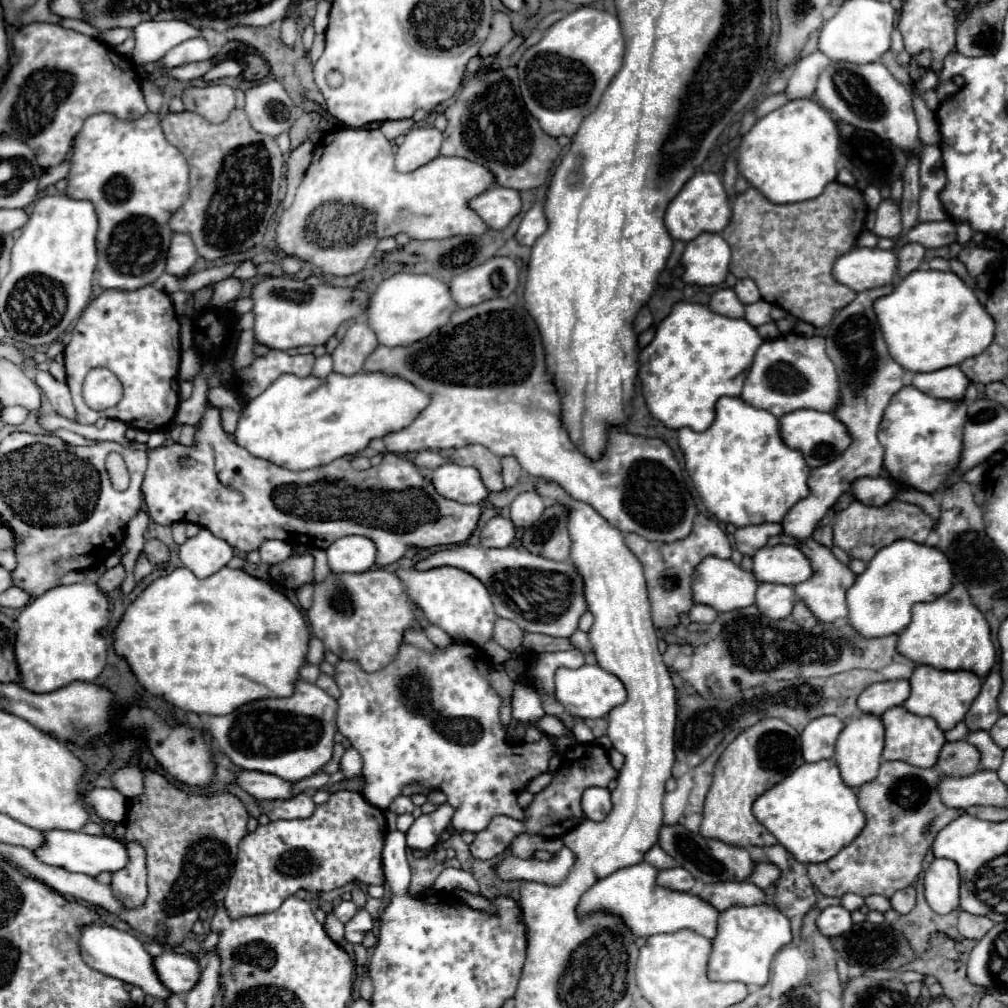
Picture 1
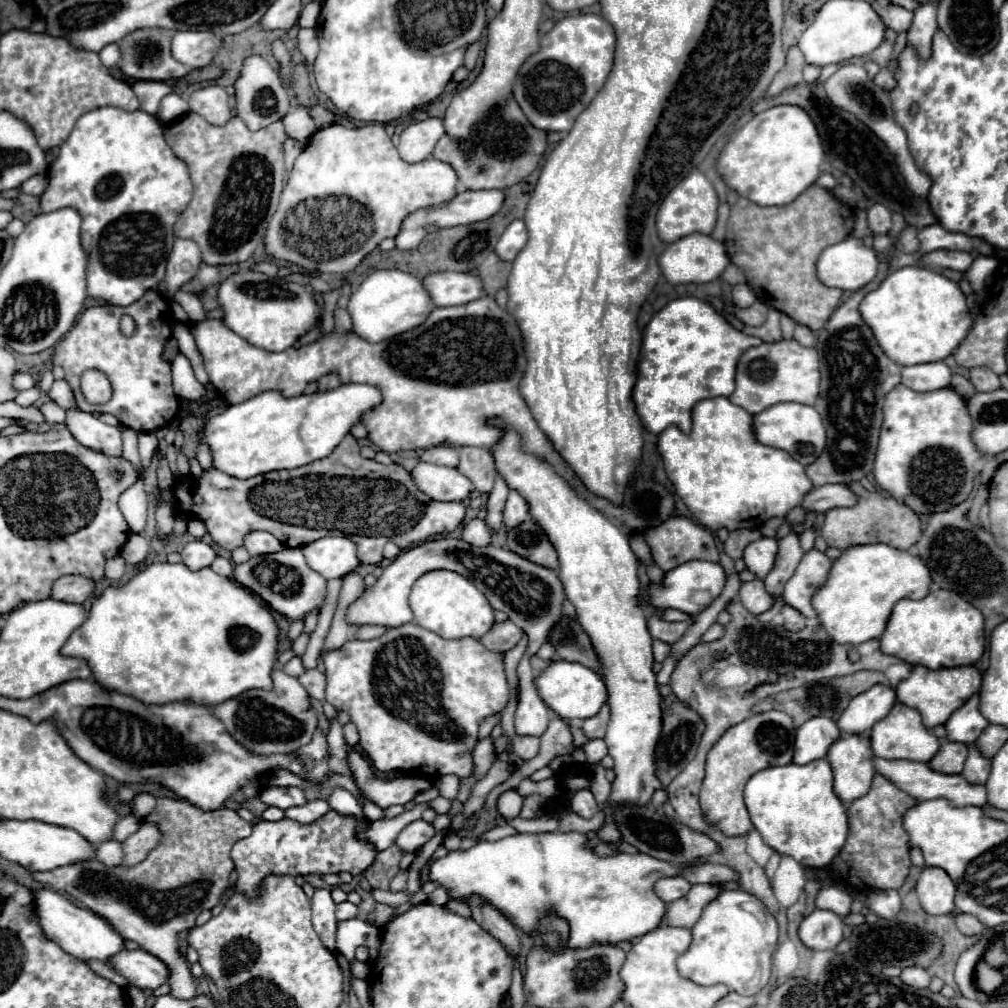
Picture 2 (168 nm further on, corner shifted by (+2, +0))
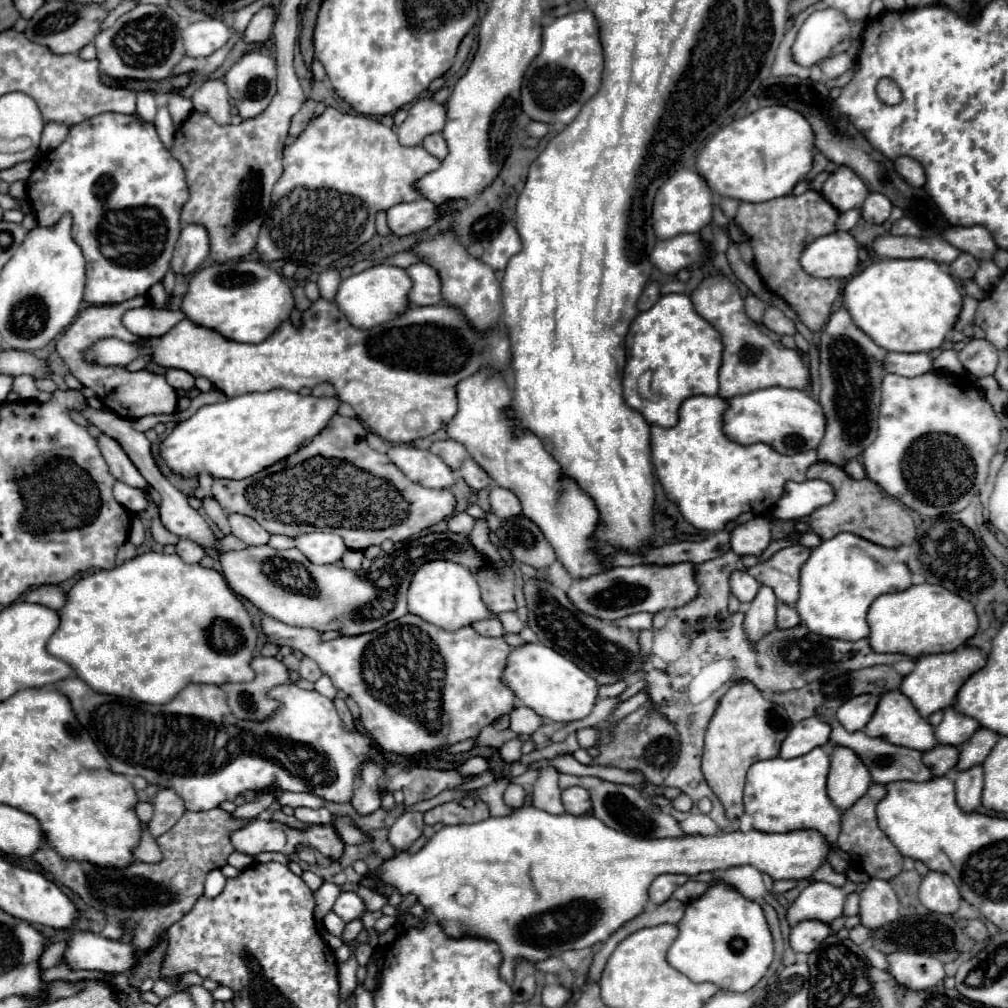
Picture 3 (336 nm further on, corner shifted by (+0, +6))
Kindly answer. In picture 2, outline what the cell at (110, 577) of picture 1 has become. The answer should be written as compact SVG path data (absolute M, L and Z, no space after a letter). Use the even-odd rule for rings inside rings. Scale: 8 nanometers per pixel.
M65 575L57 579L53 585L53 599L61 601L71 601L71 603L85 603L89 597L93 597L97 587L97 581L83 577L83 575Z

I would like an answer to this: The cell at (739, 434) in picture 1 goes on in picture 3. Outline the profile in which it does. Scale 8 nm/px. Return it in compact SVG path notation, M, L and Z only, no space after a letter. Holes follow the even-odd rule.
M695 395L683 401L683 405L679 407L679 421L671 429L651 425L651 451L653 467L667 499L677 505L683 519L695 529L713 533L721 531L727 521L737 519L745 511L751 511L755 515L769 515L771 505L775 505L779 493L783 493L783 485L787 481L805 481L805 471L811 463L817 463L817 449L787 457L775 453L775 449L771 449L769 445L735 445L723 433L723 397L719 395Z

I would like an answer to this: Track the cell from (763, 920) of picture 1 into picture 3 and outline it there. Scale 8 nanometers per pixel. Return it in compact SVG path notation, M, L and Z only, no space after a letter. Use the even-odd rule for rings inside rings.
M727 883L709 887L699 899L689 901L683 919L677 923L677 929L679 935L667 951L667 963L695 983L709 981L723 991L749 991L767 973L773 961L773 939L763 909L755 901L745 899L739 891L735 891Z

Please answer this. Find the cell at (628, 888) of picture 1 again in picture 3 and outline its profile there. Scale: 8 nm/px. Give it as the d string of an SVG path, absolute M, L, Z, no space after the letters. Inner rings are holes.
M533 805L519 807L507 817L489 817L481 823L473 825L447 825L439 833L435 833L431 839L425 841L425 845L415 851L399 851L391 859L385 859L375 871L369 871L365 877L371 877L379 881L381 885L393 887L399 895L415 895L417 903L423 905L431 915L437 919L437 923L443 927L447 937L461 939L461 937L479 937L487 941L495 941L501 949L501 967L499 975L505 983L513 983L515 977L515 961L527 959L527 961L543 961L545 949L529 945L519 939L519 925L527 917L539 917L555 905L565 905L573 899L587 899L595 901L599 905L599 917L595 919L595 925L579 937L579 941L573 941L571 945L563 945L563 949L583 949L591 947L595 943L607 941L607 937L619 929L625 921L631 917L637 917L647 901L647 889L651 881L661 875L662 872L672 874L685 874L689 877L702 872L716 872L739 867L739 865L753 865L761 873L767 873L773 879L811 879L813 873L827 861L829 853L827 839L815 831L815 829L799 829L789 833L761 833L761 831L721 831L715 835L683 835L683 837L665 837L665 839L637 839L625 833L619 833L603 821L599 821L593 815L581 815L575 817L571 813L563 815L551 815L547 811L541 811Z

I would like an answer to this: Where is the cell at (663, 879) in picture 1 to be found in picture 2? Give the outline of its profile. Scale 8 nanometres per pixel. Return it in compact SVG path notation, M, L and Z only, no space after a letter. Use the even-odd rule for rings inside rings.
M663 877L655 883L655 893L657 897L661 897L665 903L673 903L675 899L681 899L687 895L687 891L691 889L691 883L683 877Z

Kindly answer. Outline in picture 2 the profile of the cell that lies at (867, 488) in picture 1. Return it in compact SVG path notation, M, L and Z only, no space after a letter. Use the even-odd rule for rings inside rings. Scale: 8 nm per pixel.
M821 485L809 491L809 495L803 499L803 507L807 511L825 513L833 507L853 507L859 501L859 497L847 487L847 485Z

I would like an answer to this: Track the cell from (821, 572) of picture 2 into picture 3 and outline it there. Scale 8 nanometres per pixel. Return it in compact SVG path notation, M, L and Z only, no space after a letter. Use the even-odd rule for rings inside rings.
M791 545L779 549L771 559L759 561L747 569L761 585L773 589L775 597L787 605L795 605L799 597L799 569L807 561L809 549L801 545Z

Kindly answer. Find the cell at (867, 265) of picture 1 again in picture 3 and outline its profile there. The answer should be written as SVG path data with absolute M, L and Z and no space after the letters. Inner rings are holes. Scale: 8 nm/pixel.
M845 231L829 233L811 241L801 259L805 273L821 279L847 279L859 265L859 243Z

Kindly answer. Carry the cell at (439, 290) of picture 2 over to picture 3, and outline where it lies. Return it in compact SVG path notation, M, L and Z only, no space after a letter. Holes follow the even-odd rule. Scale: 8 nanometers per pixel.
M427 263L409 265L407 275L413 281L413 287L407 295L411 305L439 305L441 303L441 285L439 275Z

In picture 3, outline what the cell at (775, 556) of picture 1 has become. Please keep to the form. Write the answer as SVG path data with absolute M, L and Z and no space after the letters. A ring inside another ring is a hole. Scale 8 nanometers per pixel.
M755 517L747 523L735 525L731 531L731 551L737 555L759 557L771 543L771 529L765 517Z

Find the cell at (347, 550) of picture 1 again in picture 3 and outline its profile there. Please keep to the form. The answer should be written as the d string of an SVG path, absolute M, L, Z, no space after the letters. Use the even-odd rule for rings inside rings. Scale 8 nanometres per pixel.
M313 531L313 533L299 535L295 539L295 545L311 563L317 565L337 563L347 551L343 539L331 531Z

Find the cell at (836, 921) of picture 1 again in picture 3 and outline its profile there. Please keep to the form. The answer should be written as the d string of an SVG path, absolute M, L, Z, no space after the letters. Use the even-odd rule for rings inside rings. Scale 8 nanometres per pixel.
M801 921L799 925L795 925L795 929L791 929L789 945L795 953L811 953L829 935L831 935L829 925L823 925L821 921Z

